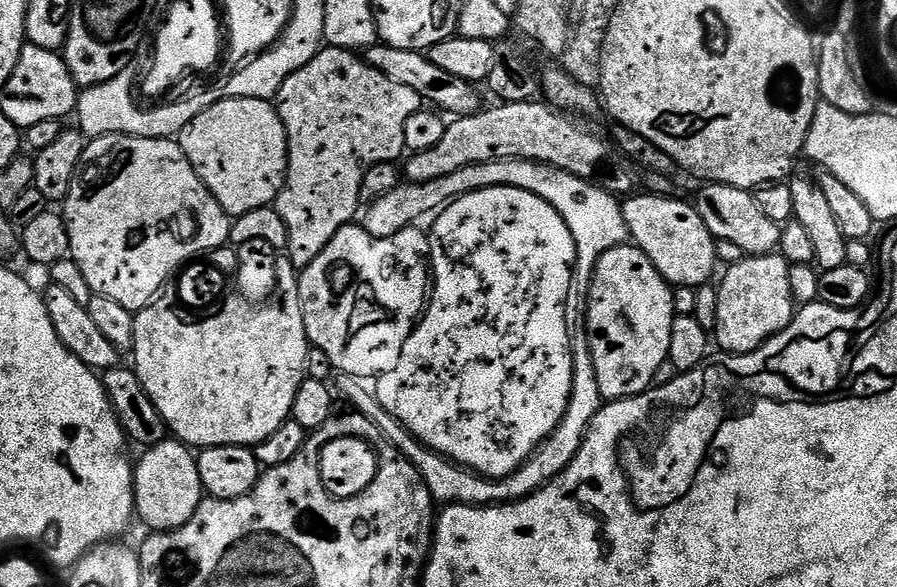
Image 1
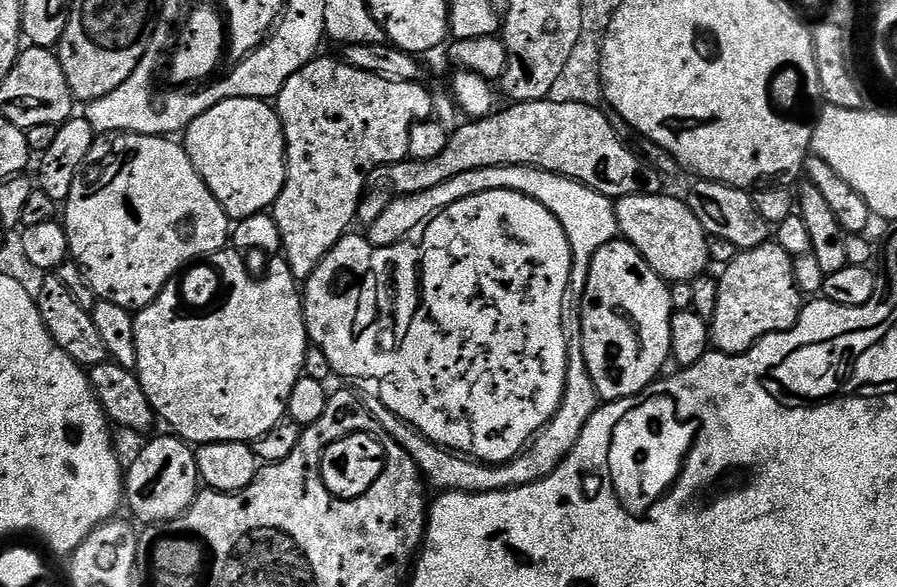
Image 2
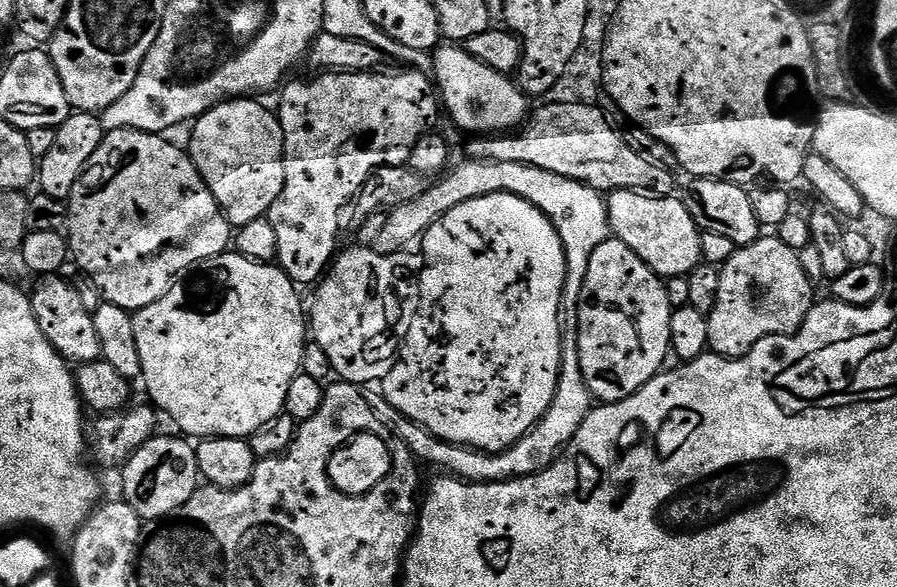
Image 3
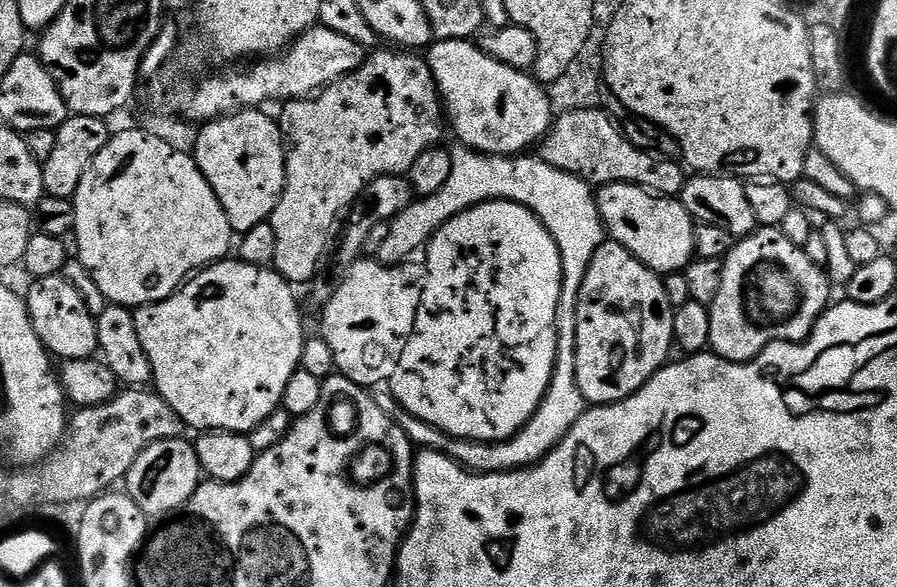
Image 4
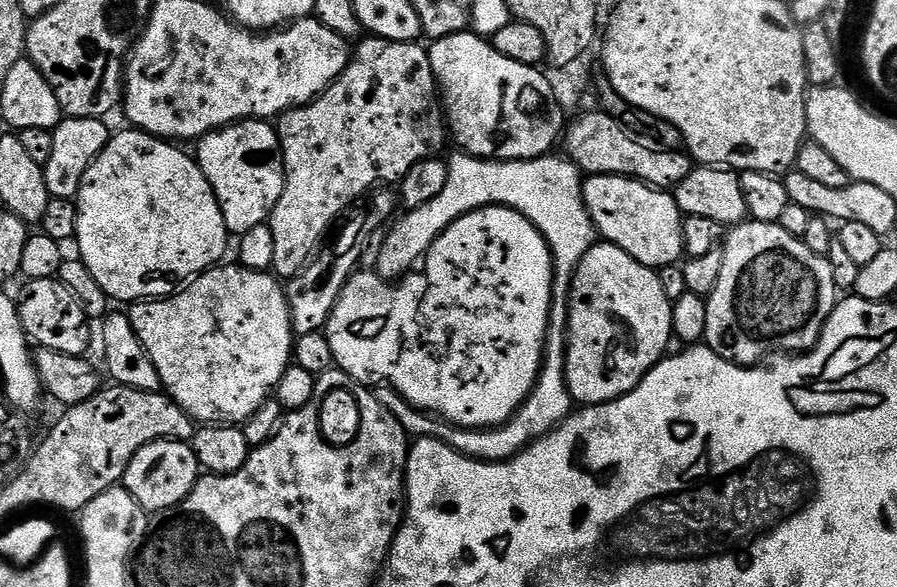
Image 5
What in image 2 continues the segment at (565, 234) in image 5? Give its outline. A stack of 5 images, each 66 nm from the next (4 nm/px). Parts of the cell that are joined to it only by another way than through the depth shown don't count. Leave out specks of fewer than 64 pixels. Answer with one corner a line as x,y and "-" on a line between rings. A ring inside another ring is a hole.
511,164
505,168
483,168
482,170
466,170
458,174
458,178
450,178
450,182
442,182
442,186
434,186
434,190
422,190
422,194
410,194
409,196
396,196
390,206
386,206
378,217
374,226
366,229
366,238
377,248
380,244
392,244
392,240
400,240
404,232
412,229
412,224
424,220
432,208
440,208
448,202
458,202
462,198
468,198
474,194
490,190
520,191
529,196
534,202
546,206
554,218
562,224
566,238
570,242
572,251
572,277
569,279
569,287
562,299
562,331
568,340
568,369
566,370
566,386
564,397
558,406
558,410
550,418
545,428
540,429
529,440
524,451
517,454
513,460
504,464
485,464
482,460
471,459
459,452
440,447
439,444
428,440
417,428
412,427
398,414
390,410
380,401
376,394
363,397
366,410
384,428
384,436
402,446
410,458
414,458
416,465
429,485
436,490
449,492
501,492
507,488
517,488
523,484
533,484
536,480
546,478
558,470
558,466
574,450
574,442
582,434
586,422
596,413
598,397
596,387
590,378
590,370
586,366
586,358
582,350
582,294
586,286
586,278
590,270
590,262
602,246
606,246
611,240
617,239
616,205
611,199
598,194
592,188
579,184
577,180
571,180
565,176
559,176
553,172
547,172
541,168
527,168

